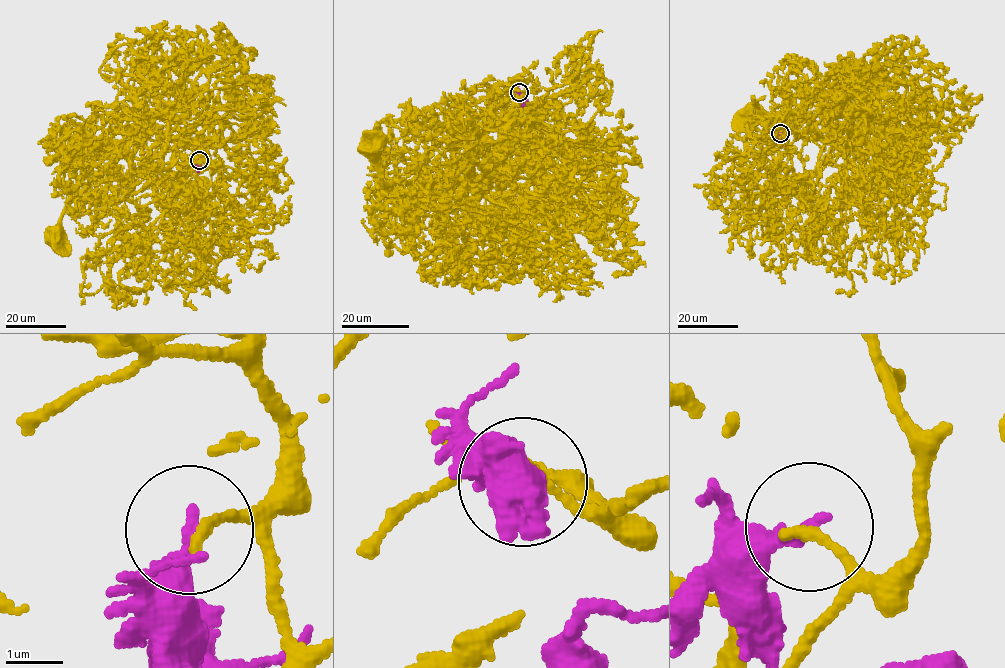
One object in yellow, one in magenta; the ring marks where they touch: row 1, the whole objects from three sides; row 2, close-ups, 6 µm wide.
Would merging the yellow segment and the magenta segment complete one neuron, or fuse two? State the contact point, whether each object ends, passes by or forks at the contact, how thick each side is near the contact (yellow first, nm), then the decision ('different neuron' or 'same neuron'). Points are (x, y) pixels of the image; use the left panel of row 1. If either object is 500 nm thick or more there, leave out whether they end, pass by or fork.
place (199, 160); yellow ends; magenta ends; calibres 190 and 260 nm; different neuron

